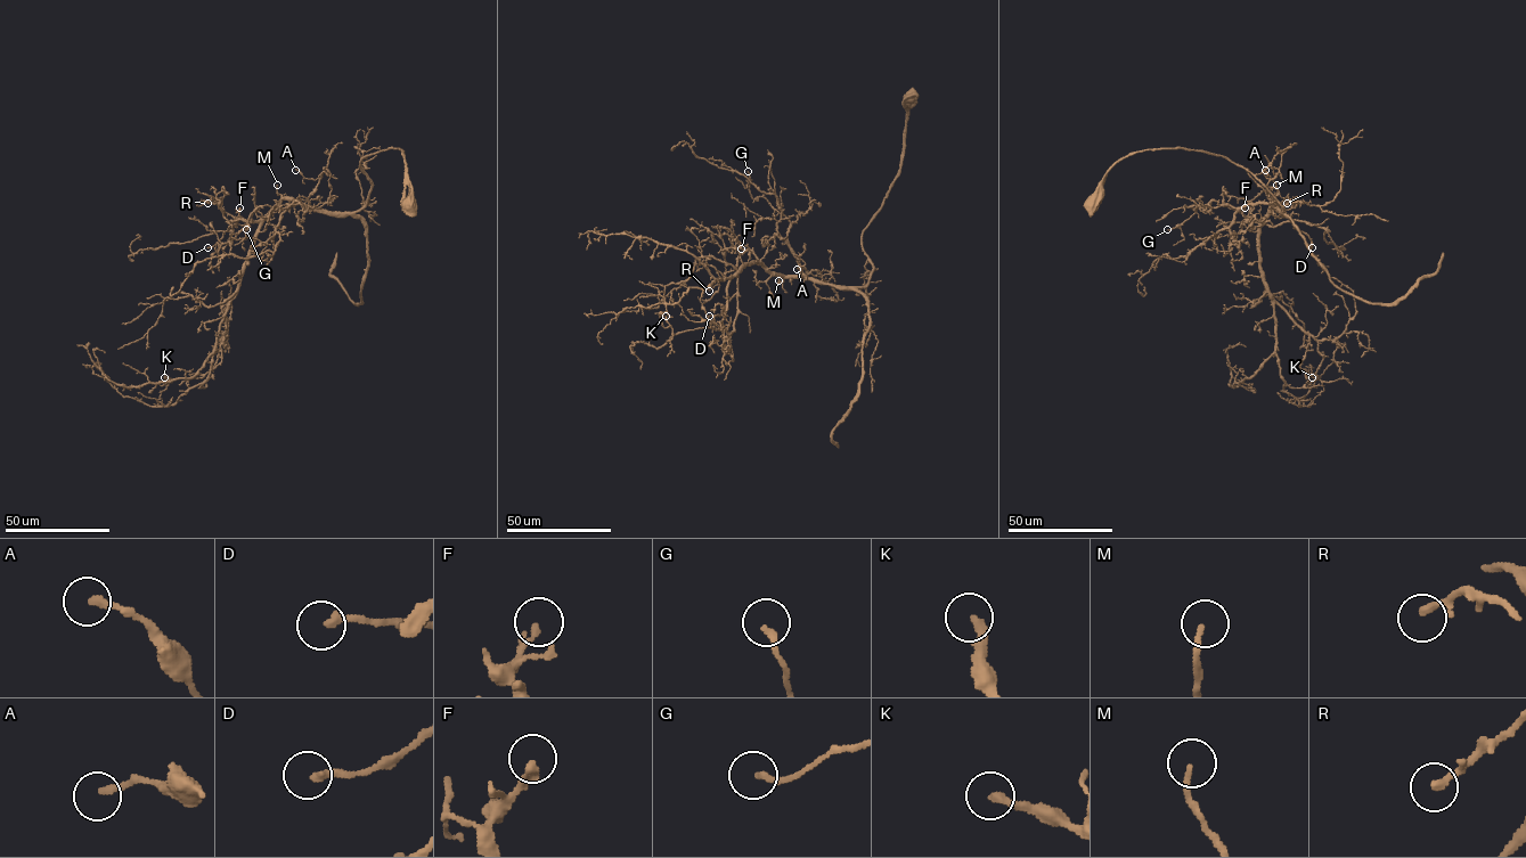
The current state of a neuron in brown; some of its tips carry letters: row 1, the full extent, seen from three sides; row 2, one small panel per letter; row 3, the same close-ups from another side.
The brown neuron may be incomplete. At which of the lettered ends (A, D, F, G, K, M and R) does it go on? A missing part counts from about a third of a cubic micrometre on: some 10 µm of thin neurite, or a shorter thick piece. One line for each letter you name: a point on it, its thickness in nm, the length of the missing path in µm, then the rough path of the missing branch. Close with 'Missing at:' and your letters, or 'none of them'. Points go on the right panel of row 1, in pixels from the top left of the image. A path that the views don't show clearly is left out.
Missing at: none of them

